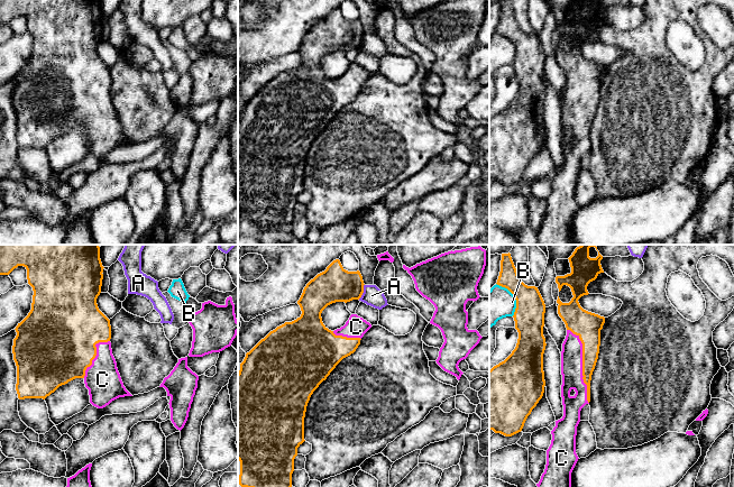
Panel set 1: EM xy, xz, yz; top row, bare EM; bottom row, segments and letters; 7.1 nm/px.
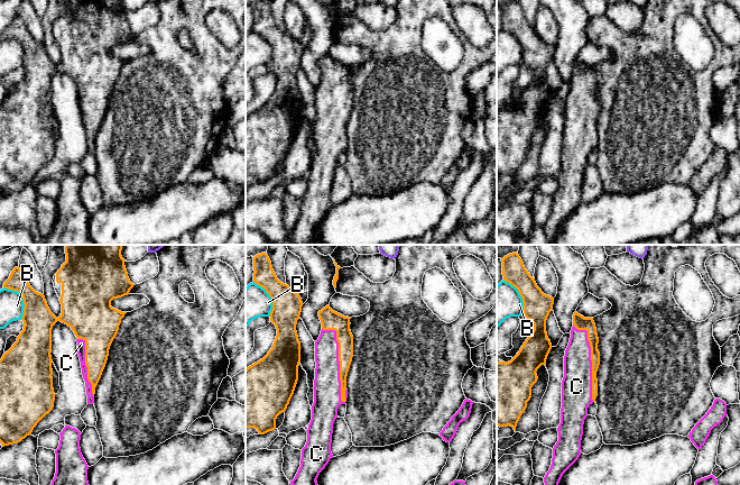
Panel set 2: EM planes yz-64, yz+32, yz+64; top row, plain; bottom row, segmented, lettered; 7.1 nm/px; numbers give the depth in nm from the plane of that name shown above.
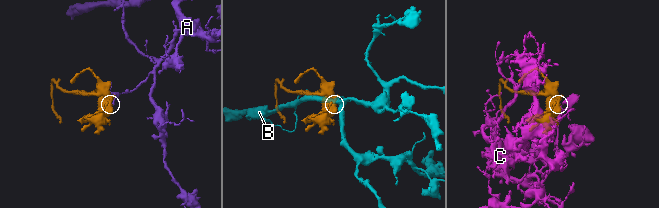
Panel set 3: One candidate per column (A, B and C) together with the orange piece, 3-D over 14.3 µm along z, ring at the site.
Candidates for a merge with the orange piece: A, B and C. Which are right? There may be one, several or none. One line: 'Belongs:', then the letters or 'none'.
Belongs: C

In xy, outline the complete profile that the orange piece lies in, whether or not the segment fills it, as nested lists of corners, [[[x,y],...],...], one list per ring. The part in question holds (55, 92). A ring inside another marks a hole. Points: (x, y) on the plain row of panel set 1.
[[[0,0],[0,24],[9,24],[18,15],[27,18],[33,36],[33,52],[28,64],[16,75],[12,102],[17,114],[16,139],[19,148],[45,148],[59,135],[83,127],[89,138],[90,151],[103,157],[112,149],[132,145],[123,135],[111,98],[110,68],[99,58],[97,47],[101,42],[103,15],[100,0]]]

